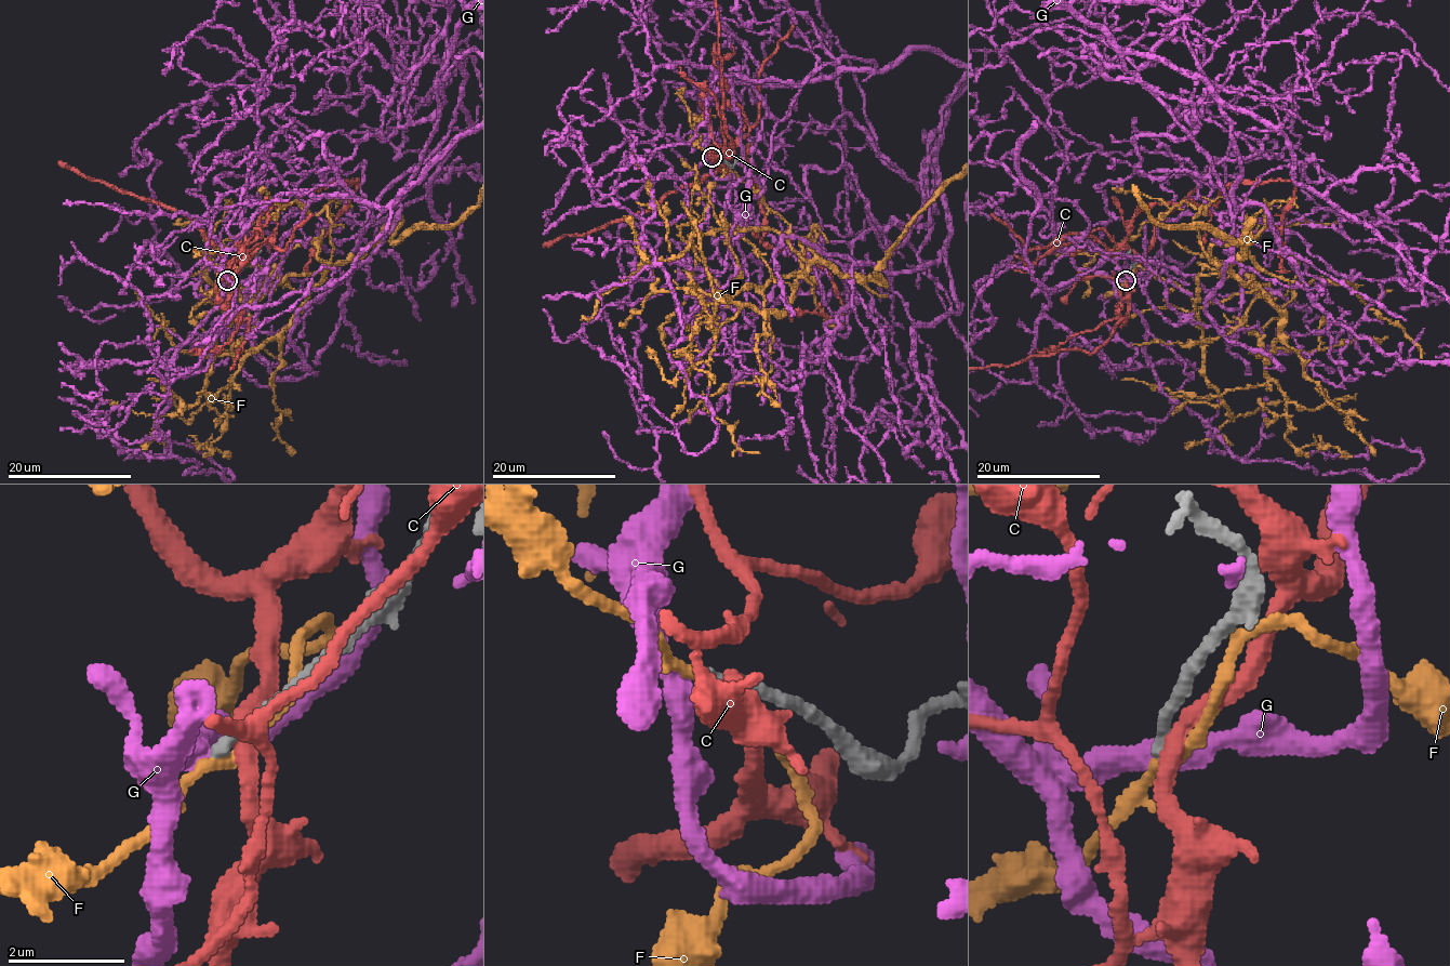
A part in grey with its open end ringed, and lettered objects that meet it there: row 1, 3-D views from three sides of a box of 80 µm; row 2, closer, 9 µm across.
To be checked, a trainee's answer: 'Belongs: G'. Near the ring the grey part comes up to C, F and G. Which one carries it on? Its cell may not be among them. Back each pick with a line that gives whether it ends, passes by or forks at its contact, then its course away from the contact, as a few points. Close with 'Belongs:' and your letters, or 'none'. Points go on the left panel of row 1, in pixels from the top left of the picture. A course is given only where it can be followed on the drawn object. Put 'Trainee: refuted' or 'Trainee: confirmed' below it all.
Belongs: none
Trainee: refuted

